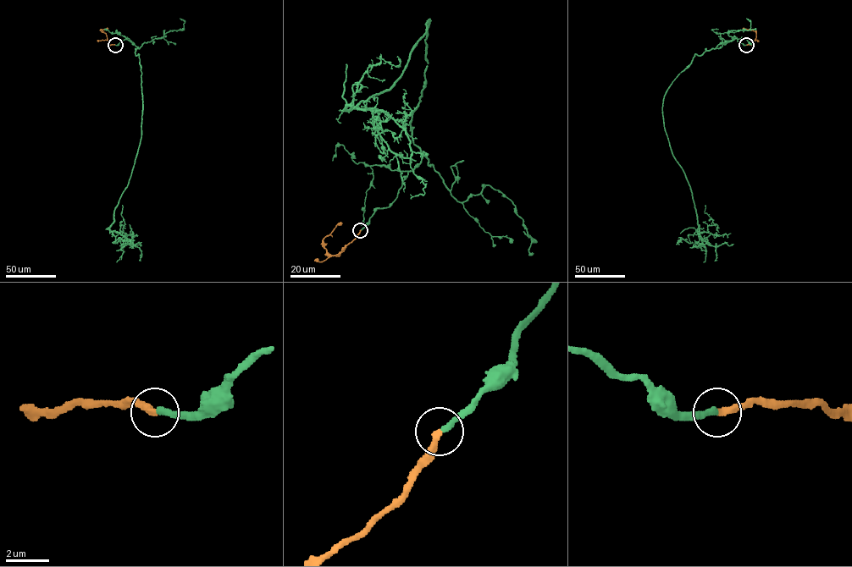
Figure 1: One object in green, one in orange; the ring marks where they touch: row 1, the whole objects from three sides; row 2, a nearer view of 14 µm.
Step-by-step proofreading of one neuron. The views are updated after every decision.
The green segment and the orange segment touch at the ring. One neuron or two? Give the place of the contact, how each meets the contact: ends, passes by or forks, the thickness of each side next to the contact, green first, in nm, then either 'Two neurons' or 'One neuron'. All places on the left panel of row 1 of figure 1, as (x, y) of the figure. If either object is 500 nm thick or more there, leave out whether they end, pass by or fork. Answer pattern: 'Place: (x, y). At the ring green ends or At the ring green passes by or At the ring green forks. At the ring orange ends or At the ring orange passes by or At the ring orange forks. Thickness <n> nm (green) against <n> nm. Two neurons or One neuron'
Place: (115, 45). At the ring green ends. At the ring orange ends. Thickness 280 nm (green) against 280 nm. One neuron

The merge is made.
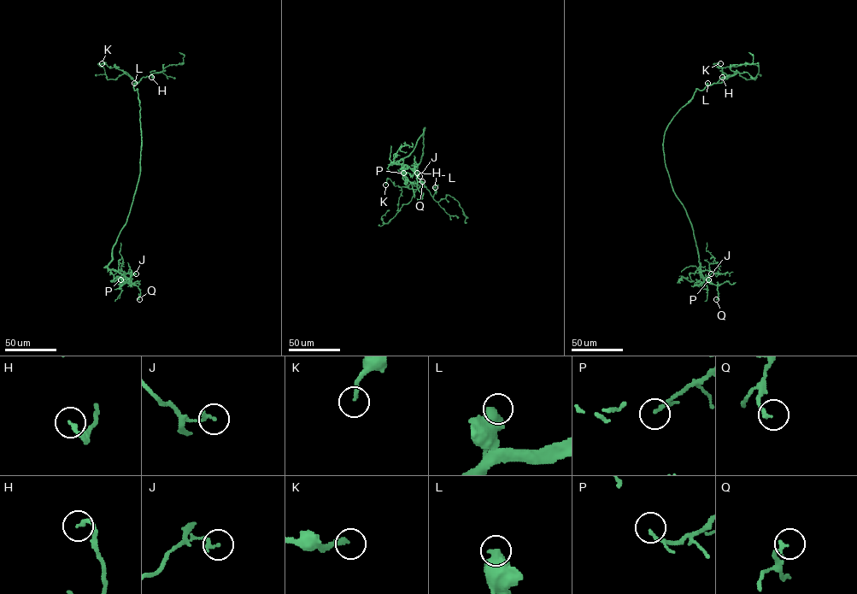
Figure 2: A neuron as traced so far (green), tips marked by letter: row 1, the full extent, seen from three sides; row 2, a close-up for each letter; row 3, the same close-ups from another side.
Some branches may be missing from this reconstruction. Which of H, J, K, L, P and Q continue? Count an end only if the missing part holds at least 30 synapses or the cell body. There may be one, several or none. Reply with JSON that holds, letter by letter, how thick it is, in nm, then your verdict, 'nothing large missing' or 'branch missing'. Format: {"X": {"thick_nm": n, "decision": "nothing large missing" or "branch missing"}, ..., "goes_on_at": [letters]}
{"H": {"thick_nm": 180, "decision": "nothing large missing"}, "J": {"thick_nm": 190, "decision": "nothing large missing"}, "K": {"thick_nm": 200, "decision": "nothing large missing"}, "L": {"thick_nm": 700, "decision": "nothing large missing"}, "P": {"thick_nm": 100, "decision": "nothing large missing"}, "Q": {"thick_nm": 190, "decision": "nothing large missing"}, "goes_on_at": []}

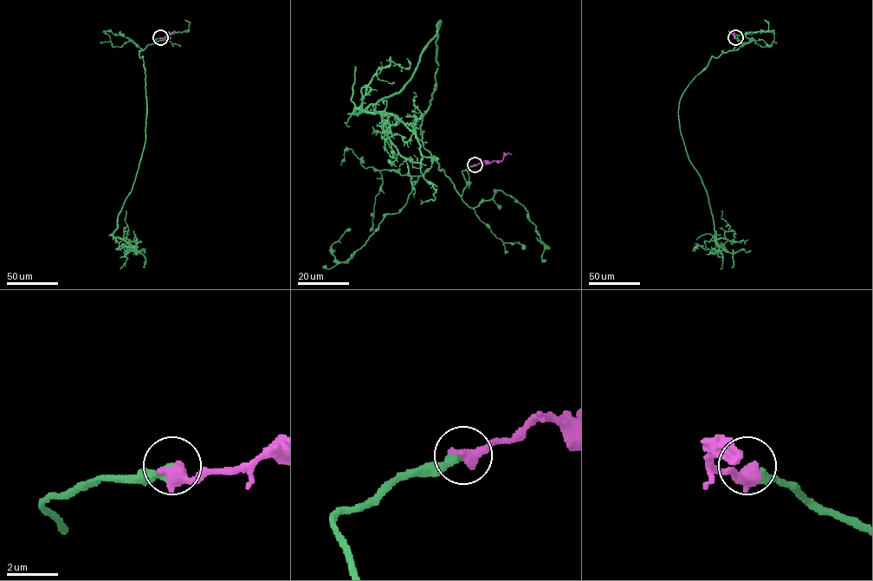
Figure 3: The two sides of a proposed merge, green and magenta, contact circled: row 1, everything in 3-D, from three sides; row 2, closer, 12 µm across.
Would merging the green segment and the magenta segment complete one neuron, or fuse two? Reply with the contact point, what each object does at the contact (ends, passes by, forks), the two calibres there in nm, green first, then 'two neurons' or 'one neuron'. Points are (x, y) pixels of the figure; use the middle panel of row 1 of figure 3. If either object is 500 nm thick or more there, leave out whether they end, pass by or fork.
place (475, 164); calibres 340 and 600 nm; one neuron

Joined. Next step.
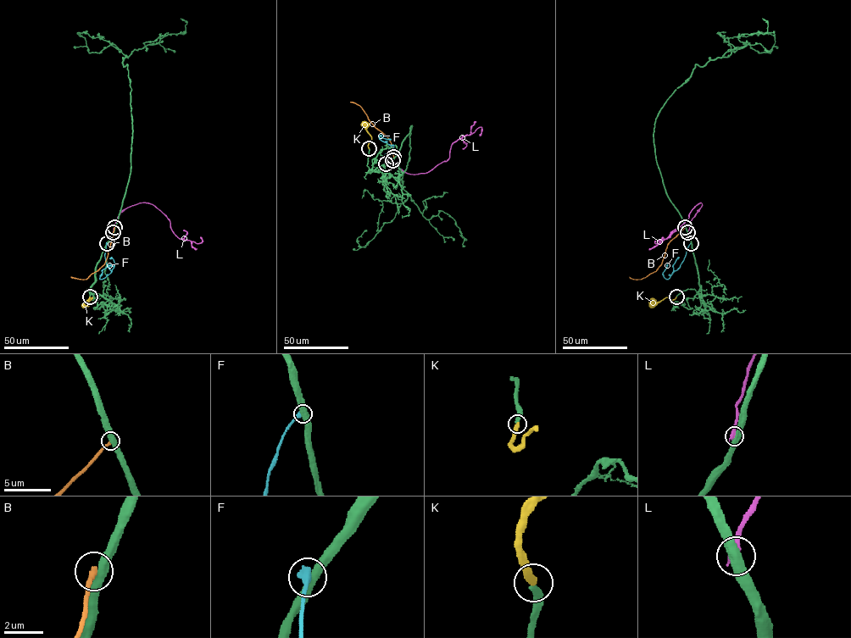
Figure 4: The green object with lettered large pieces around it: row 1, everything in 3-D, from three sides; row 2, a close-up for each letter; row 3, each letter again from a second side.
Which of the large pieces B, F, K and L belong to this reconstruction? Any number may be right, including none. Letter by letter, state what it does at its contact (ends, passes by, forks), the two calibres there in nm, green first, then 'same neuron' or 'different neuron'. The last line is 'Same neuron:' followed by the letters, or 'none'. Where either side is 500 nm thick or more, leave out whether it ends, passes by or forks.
B: it ends | 440/300 nm | different neuron
F: 480/500 nm | different neuron
K: it ends | 280/280 nm | same neuron
L: 500/440 nm | different neuron
Same neuron: K

